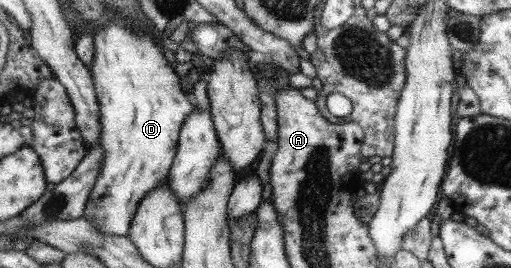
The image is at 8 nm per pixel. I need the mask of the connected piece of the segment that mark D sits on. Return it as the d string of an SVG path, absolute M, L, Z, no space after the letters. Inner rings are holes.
M112 19L104 24L102 30L94 34L93 46L93 62L89 72L99 103L99 139L104 152L95 182L89 189L83 218L102 234L128 237L140 200L167 181L180 128L193 110L194 102L178 84L178 76L166 64L157 43L149 35L129 29L123 19Z

